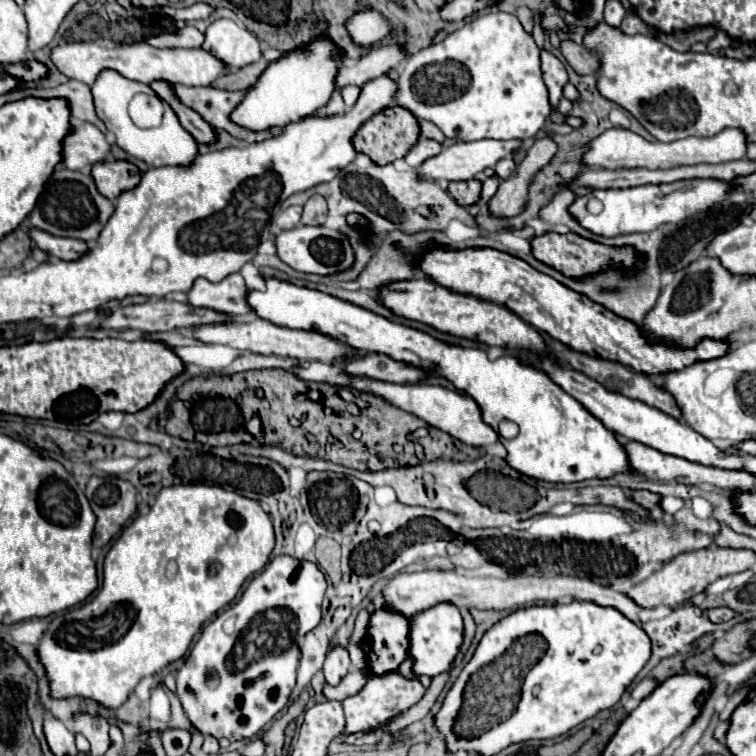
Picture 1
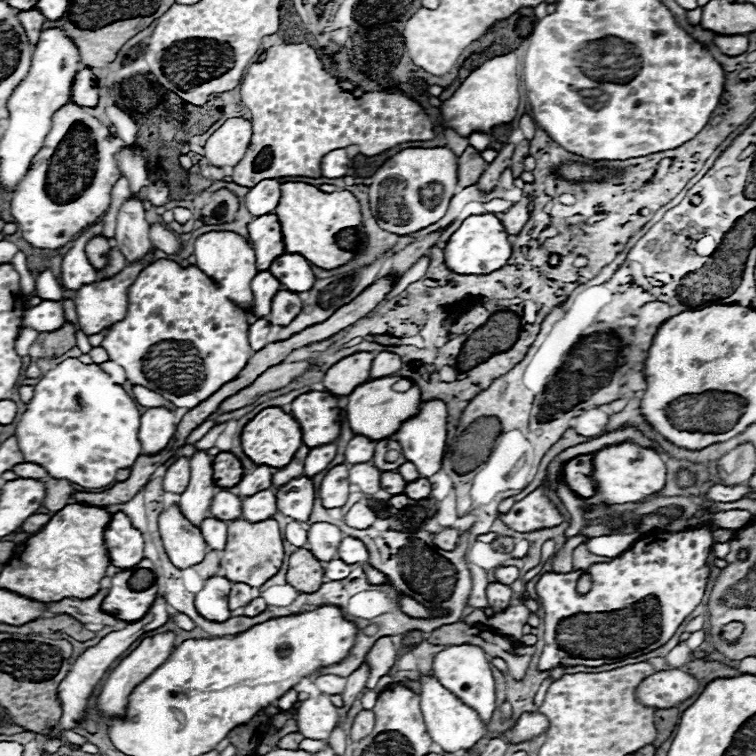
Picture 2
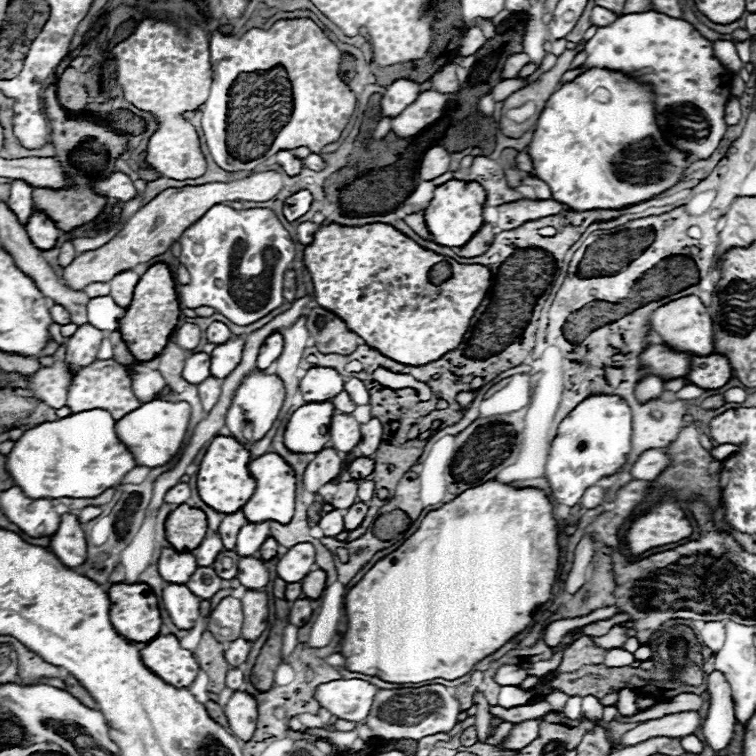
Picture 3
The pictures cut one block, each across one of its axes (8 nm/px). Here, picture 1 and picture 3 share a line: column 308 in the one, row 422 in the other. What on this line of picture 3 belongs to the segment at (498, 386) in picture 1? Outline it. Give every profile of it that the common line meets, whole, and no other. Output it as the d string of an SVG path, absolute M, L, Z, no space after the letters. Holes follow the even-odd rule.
M306 402L288 420L284 432L284 444L292 452L320 452L328 442L330 420L334 416L334 406L326 402Z

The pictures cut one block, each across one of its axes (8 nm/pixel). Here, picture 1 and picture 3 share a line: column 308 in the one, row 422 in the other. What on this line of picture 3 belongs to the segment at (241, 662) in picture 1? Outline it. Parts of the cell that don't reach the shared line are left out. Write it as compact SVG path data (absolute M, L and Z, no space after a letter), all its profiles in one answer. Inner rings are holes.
M590 396L580 402L558 426L558 434L550 446L546 462L546 478L550 484L550 496L556 504L574 506L586 492L604 476L614 474L630 452L630 408L618 396Z

